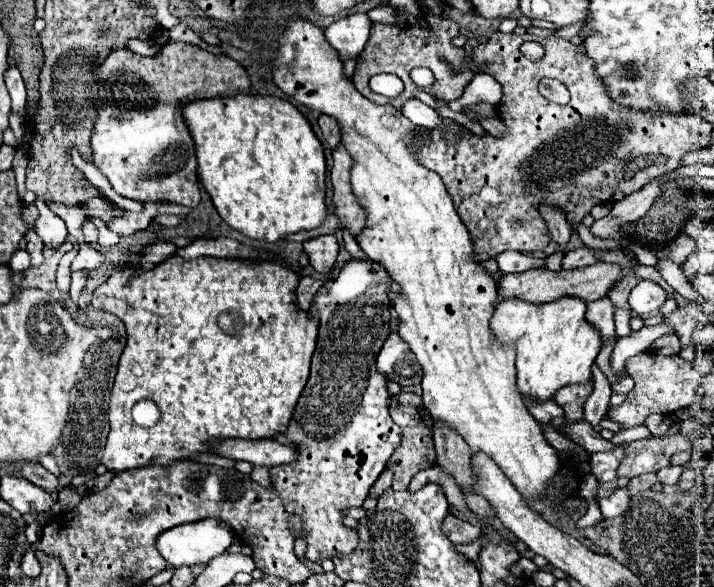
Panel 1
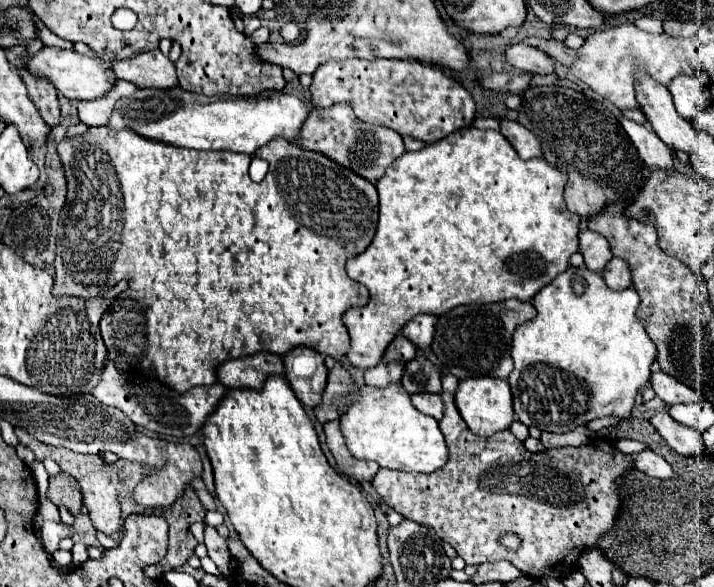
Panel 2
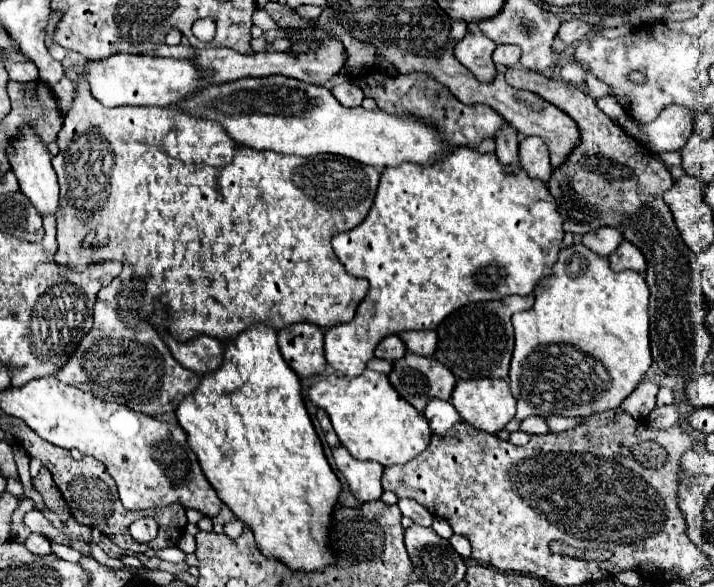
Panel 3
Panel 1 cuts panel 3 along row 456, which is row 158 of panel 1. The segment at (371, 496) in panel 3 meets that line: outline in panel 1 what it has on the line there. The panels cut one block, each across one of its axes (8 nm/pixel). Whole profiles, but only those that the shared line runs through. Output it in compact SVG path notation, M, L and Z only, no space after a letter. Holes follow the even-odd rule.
M338 144L338 148L334 150L334 166L330 172L334 184L334 212L340 218L340 224L346 226L352 236L358 236L366 224L366 210L358 204L350 186L352 166L352 156L344 148L344 144Z

